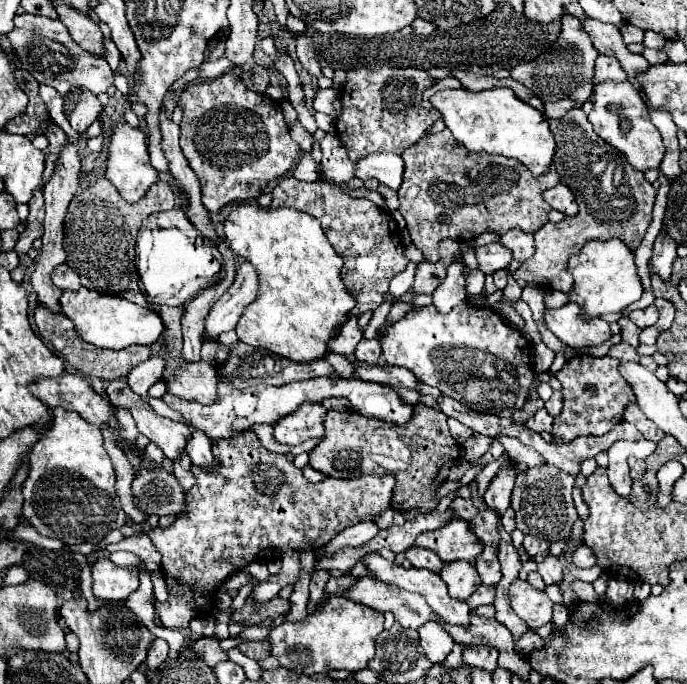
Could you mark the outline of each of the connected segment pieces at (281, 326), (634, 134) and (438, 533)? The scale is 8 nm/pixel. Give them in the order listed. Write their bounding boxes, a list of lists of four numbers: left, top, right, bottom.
[[225,204,355,362],[587,80,665,172],[415,518,483,564]]

